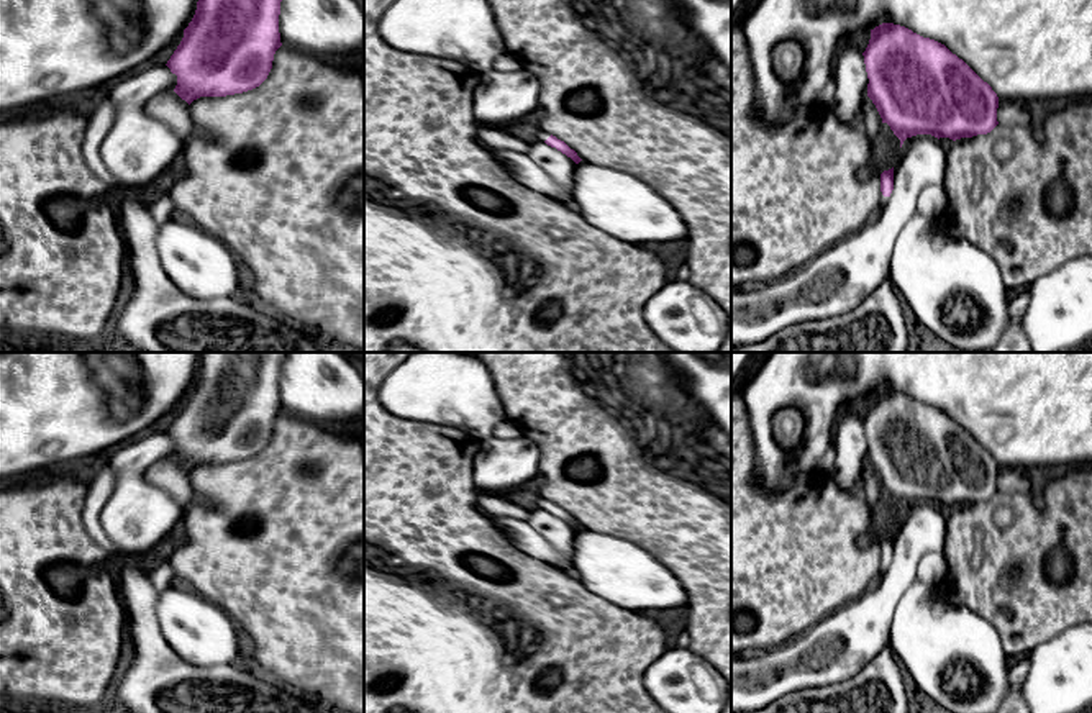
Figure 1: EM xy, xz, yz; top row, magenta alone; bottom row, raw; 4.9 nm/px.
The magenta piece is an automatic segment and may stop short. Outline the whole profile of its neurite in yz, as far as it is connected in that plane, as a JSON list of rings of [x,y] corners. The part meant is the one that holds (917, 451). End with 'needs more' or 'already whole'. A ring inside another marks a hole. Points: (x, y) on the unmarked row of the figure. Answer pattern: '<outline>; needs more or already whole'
[[[882,390],[871,397],[862,423],[869,446],[867,464],[876,472],[882,490],[887,490],[900,506],[900,515],[907,505],[917,502],[956,508],[987,502],[999,492],[997,461],[944,411],[905,393]]]; already whole

